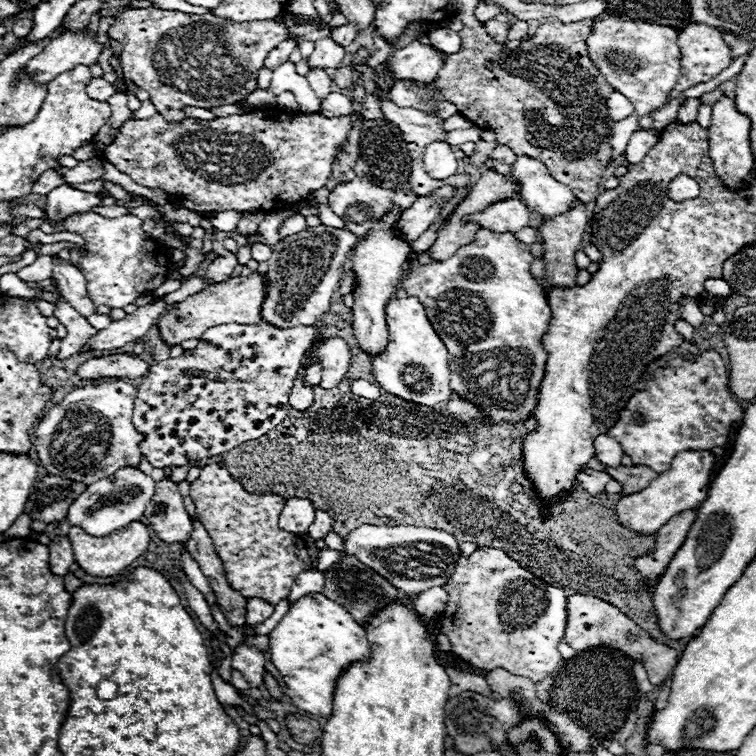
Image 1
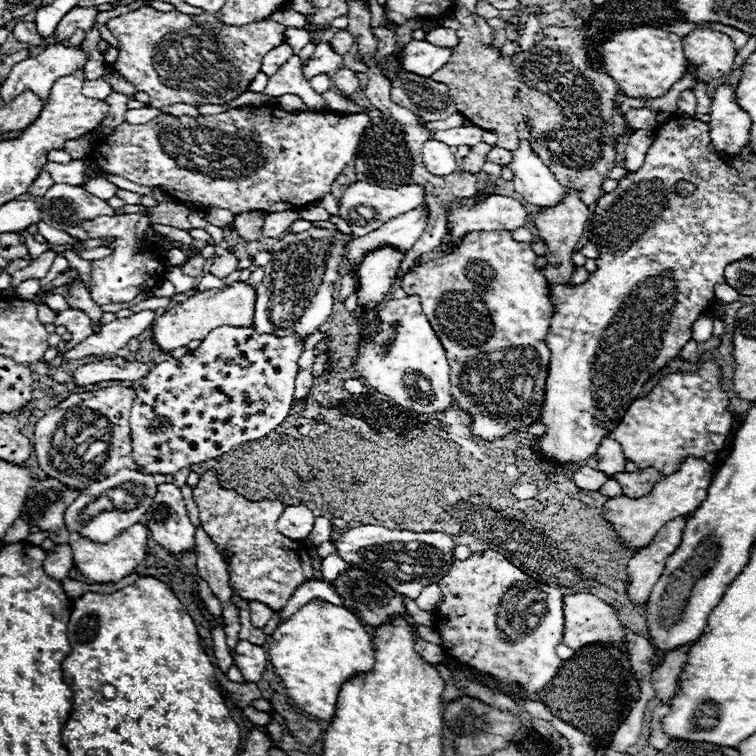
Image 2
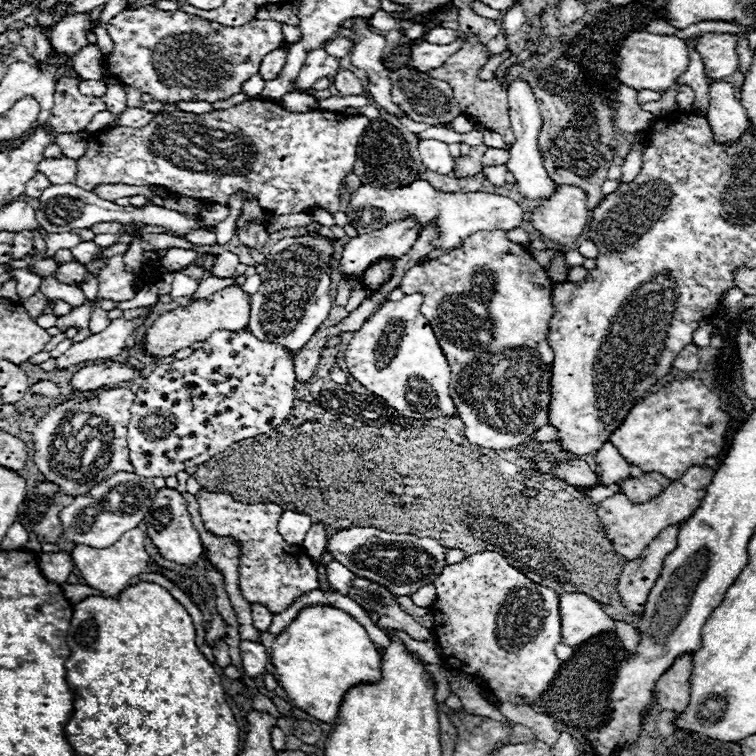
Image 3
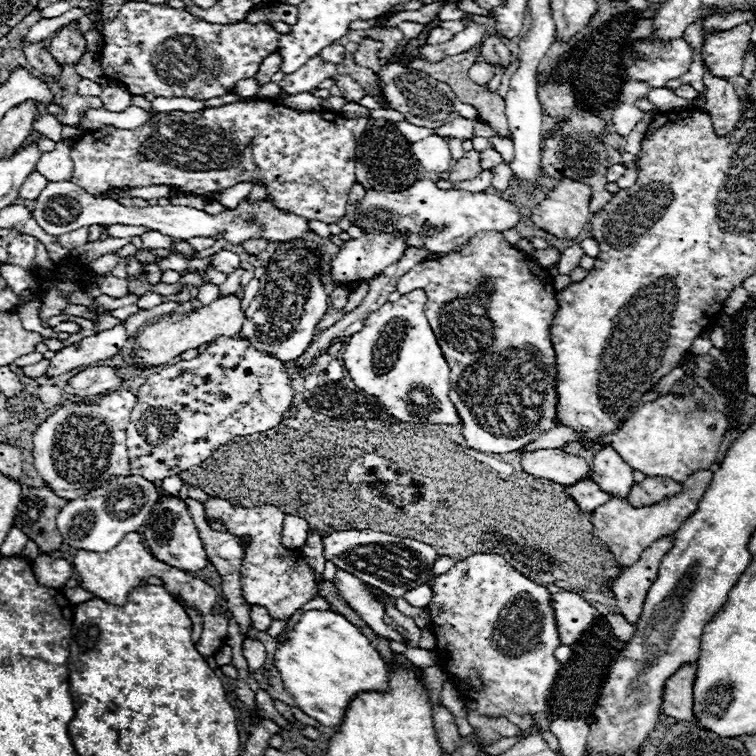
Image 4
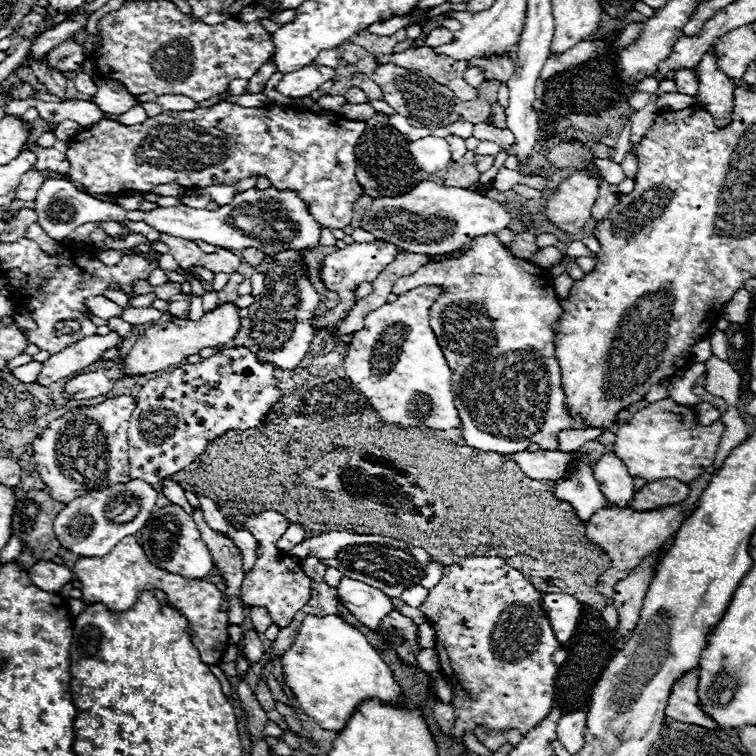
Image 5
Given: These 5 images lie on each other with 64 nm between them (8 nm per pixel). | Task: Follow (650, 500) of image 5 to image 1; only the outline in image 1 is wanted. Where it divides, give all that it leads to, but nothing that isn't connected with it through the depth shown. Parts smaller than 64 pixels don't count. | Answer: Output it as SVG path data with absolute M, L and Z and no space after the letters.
M620 466L616 470L608 470L608 474L622 484L622 494L642 492L658 476L658 472L654 472L648 466L632 466L632 468Z

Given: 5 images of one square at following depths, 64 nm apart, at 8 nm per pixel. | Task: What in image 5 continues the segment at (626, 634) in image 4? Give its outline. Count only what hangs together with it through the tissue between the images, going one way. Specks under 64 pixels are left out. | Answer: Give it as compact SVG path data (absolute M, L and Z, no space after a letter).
M700 474L696 480L692 480L688 484L690 488L690 494L686 498L686 502L682 502L682 506L676 506L676 508L660 508L660 510L652 510L652 512L634 512L634 510L616 510L616 508L600 508L596 514L592 514L592 518L588 520L586 524L586 536L590 542L594 542L596 546L602 548L602 552L610 558L612 562L612 568L606 570L602 576L598 576L598 582L596 582L596 592L606 600L606 606L602 608L602 618L604 622L610 626L610 628L616 628L618 626L618 612L614 610L614 602L612 602L612 596L614 596L614 586L616 582L620 582L622 578L628 576L628 572L632 572L636 566L640 566L640 562L654 554L670 536L672 532L676 532L682 524L682 514L686 508L690 508L692 504L698 502L700 494L708 488L710 484L710 474Z

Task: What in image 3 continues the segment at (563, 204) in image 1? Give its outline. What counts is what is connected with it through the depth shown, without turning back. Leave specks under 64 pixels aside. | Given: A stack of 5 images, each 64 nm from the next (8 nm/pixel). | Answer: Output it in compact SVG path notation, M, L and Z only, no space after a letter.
M516 78L512 80L512 86L508 88L508 106L510 106L510 126L514 130L514 146L510 150L510 160L508 160L508 170L514 174L516 178L516 186L518 190L534 200L534 198L548 198L554 194L556 190L556 184L554 180L546 174L544 170L544 164L542 164L542 152L538 148L538 134L540 134L540 126L542 126L542 116L540 116L540 108L538 108L538 102L536 102L536 96L532 92L532 86L522 80L522 78Z

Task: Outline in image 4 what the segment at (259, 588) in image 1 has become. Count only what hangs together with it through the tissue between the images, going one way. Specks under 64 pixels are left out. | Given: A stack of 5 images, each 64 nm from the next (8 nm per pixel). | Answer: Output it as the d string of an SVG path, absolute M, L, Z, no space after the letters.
M210 498L204 504L204 512L208 518L218 518L226 524L230 534L242 536L248 534L252 544L244 550L242 562L242 594L248 604L260 604L268 610L272 618L290 618L302 604L318 594L318 586L312 570L306 566L302 554L296 550L288 550L280 544L280 532L284 526L284 512L276 506L258 506L258 508L242 508L232 506L222 498Z

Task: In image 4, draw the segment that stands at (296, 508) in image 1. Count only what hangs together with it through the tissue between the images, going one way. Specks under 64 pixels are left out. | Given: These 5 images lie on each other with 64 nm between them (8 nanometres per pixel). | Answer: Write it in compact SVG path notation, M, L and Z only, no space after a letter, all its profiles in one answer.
M286 516L284 530L282 530L282 544L290 550L304 546L308 530L310 530L310 526L308 526L308 522L304 522L304 518Z

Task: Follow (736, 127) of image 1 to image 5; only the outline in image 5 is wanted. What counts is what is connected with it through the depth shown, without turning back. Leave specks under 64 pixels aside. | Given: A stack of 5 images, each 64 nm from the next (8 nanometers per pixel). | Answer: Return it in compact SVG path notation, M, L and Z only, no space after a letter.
M710 48L698 62L698 78L700 88L696 102L714 116L718 126L726 126L734 110L734 82L718 68L714 48Z

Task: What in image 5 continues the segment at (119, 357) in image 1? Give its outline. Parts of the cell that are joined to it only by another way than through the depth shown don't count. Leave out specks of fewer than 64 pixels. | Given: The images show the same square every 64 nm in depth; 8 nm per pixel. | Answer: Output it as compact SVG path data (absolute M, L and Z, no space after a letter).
M94 370L94 372L84 372L74 378L70 378L64 386L64 392L72 400L84 400L84 398L94 398L108 394L112 390L112 380L106 376L104 370Z

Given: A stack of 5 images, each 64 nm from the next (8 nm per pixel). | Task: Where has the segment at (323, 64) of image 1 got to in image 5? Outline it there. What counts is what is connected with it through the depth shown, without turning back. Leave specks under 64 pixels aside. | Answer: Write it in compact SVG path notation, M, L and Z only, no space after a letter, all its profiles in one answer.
M308 64L308 66L304 66L304 70L284 74L284 78L278 82L276 90L288 98L302 98L302 96L308 96L314 90L318 90L320 84L332 80L334 76L336 76L336 72L332 68Z

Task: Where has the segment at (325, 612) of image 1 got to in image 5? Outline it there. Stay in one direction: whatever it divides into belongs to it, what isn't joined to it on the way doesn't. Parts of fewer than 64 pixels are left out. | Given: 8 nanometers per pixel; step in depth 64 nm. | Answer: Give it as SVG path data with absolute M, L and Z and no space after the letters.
M308 614L300 624L294 644L284 652L280 662L282 662L282 672L286 676L286 684L296 694L302 712L308 714L310 718L314 718L316 724L324 730L342 732L344 726L348 724L350 716L354 714L356 706L370 698L378 698L382 704L390 704L390 702L396 706L406 704L406 696L402 694L398 682L394 680L392 670L382 660L382 656L368 644L368 640L362 632L358 632L354 626L344 622L340 616L316 618L316 616Z

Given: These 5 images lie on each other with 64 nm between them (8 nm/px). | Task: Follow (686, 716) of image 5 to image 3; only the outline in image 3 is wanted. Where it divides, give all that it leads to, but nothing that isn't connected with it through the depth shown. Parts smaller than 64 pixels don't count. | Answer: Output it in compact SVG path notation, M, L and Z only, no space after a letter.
M684 656L676 660L676 666L668 670L656 684L656 702L662 710L682 714L690 700L690 674L692 658Z

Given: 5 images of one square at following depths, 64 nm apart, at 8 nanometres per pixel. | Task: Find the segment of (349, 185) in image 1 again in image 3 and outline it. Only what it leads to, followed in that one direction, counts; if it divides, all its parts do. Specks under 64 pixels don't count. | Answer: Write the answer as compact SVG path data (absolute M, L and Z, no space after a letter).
M416 180L410 186L404 186L400 190L384 190L384 188L374 188L374 186L362 186L350 200L346 216L350 218L350 224L360 232L372 232L380 230L390 222L396 220L406 220L414 216L420 224L420 230L428 222L436 222L440 228L440 236L432 240L432 246L436 250L452 250L458 248L470 234L480 232L480 230L512 230L518 228L524 212L522 208L498 194L488 194L488 192L438 192L432 186L428 186L426 180Z

